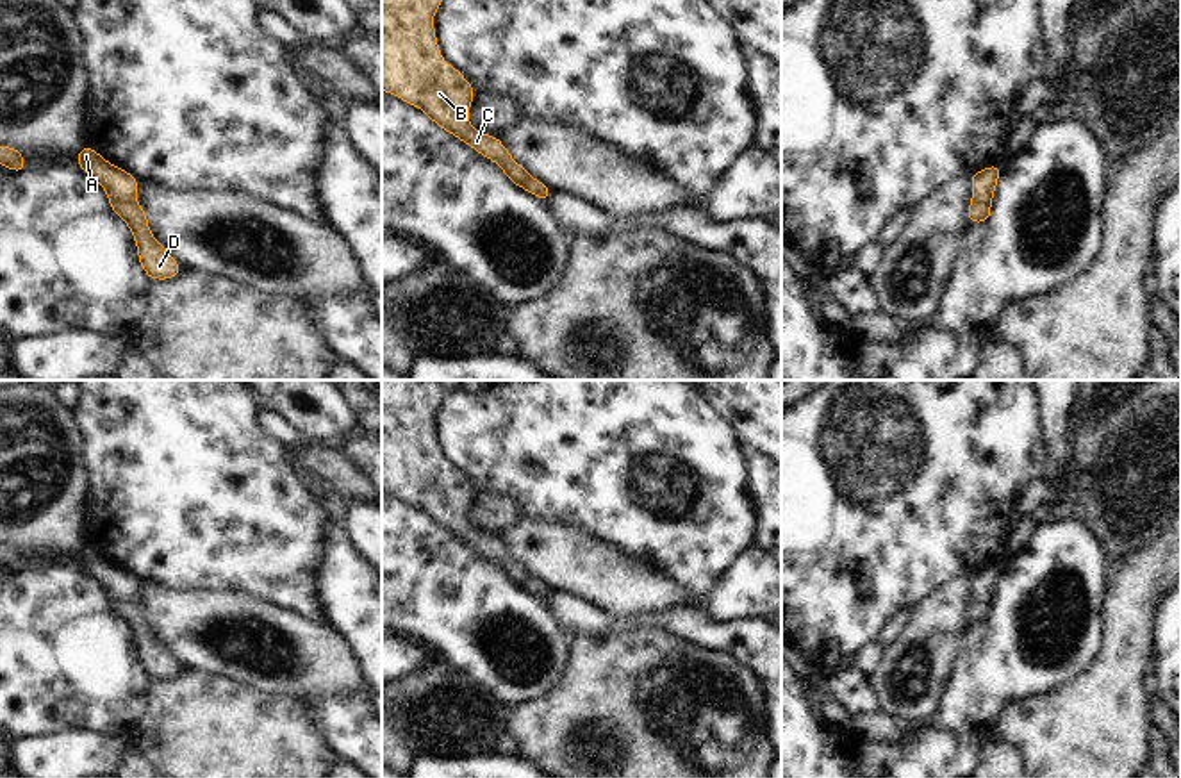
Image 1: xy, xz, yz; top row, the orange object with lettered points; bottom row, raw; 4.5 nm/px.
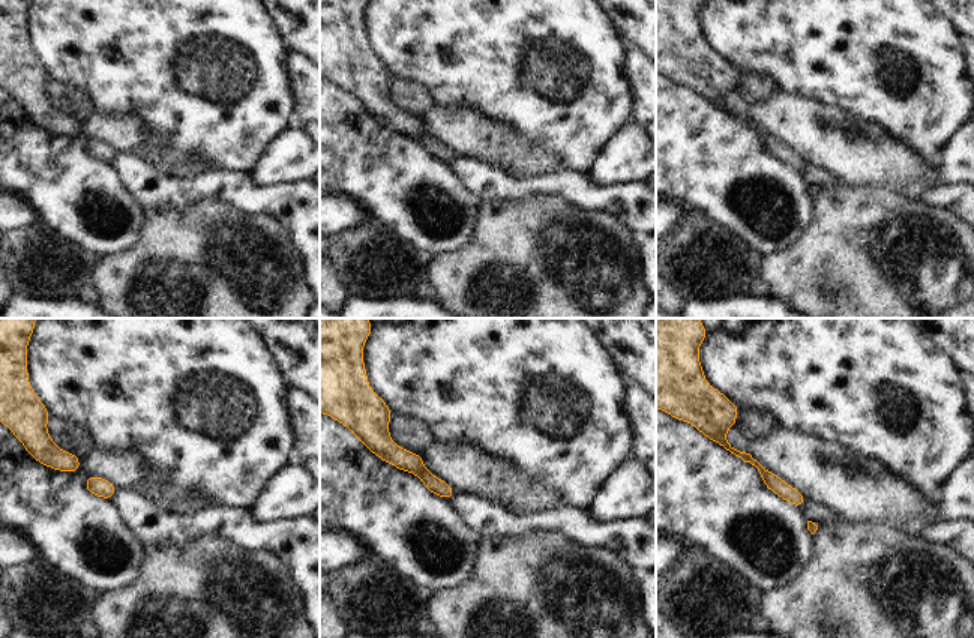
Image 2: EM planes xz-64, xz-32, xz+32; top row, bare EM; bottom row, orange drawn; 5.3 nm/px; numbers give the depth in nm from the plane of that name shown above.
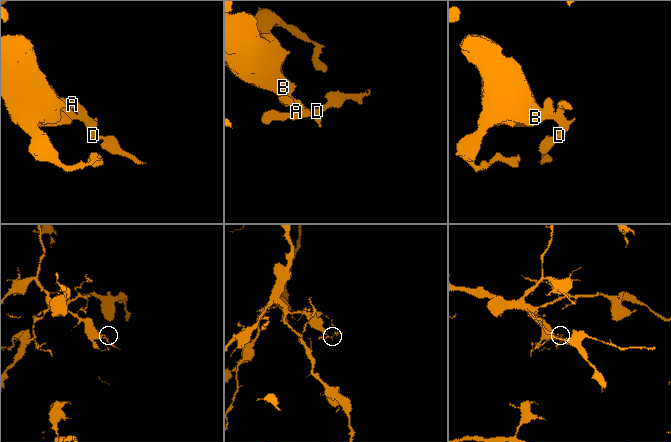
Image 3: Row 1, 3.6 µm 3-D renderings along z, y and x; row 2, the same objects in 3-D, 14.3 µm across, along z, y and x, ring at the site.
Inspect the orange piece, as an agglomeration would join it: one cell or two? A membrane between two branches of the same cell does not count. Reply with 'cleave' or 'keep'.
keep

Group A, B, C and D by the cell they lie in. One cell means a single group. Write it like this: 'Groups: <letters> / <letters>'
Groups: A B C D.

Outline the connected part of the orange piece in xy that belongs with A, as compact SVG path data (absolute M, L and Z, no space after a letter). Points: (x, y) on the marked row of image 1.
M82 146L77 153L78 170L93 177L107 193L112 212L125 221L134 236L137 261L150 280L171 280L184 268L155 239L148 227L148 216L137 203L139 182L127 170L105 161L93 146Z

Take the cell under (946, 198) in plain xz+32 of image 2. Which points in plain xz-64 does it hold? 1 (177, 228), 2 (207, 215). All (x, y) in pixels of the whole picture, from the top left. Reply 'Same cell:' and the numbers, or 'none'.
Same cell: none

